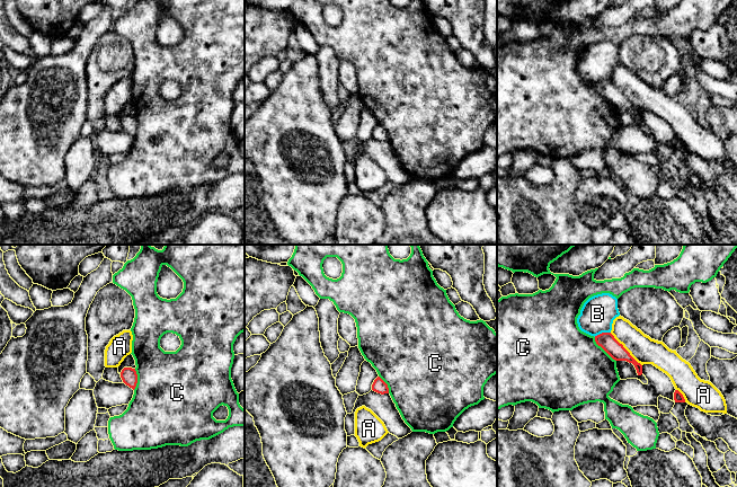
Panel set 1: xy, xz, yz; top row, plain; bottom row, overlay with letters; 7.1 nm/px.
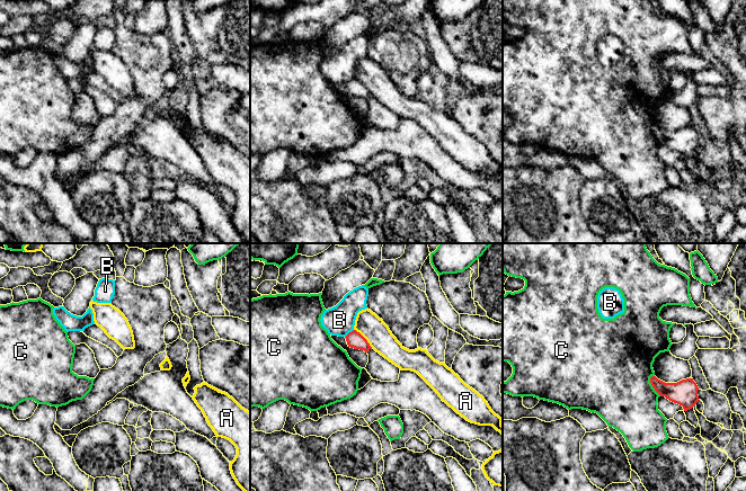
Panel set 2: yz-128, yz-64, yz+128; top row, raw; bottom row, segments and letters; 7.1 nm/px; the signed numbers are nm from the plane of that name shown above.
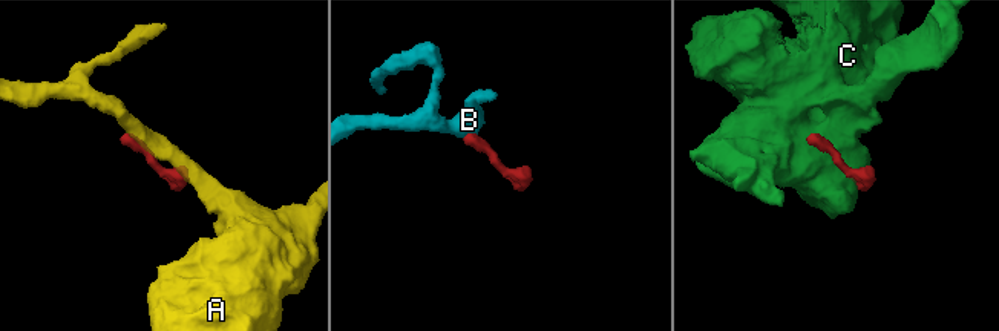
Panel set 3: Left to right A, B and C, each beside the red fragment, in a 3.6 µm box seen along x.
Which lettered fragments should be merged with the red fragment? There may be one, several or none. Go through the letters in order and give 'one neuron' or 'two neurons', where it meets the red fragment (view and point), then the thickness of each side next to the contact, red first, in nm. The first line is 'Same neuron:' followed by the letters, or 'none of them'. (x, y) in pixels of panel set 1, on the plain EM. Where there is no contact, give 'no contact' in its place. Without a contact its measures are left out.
Same neuron: none of them
A: two neurons | yz (625, 97) | 120/190 nm
B: two neurons | yz (602, 80) | 120/240 nm
C: two neurons | yz (603, 96) | 120/480 nm

